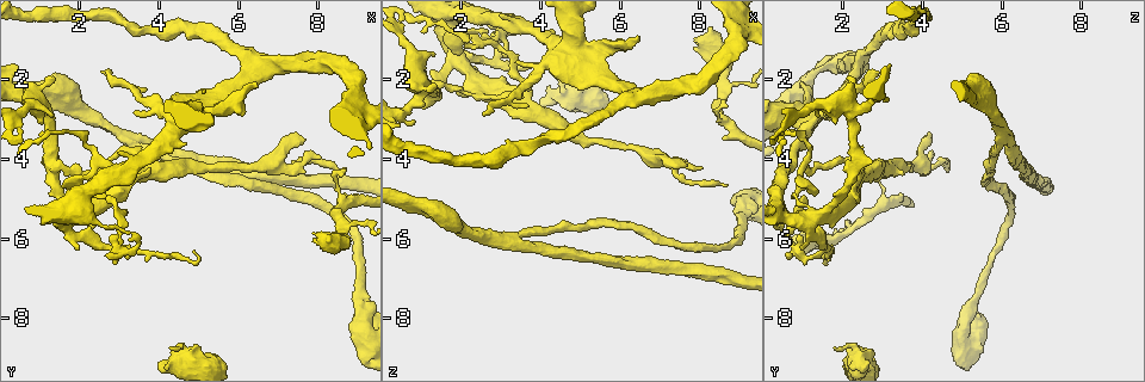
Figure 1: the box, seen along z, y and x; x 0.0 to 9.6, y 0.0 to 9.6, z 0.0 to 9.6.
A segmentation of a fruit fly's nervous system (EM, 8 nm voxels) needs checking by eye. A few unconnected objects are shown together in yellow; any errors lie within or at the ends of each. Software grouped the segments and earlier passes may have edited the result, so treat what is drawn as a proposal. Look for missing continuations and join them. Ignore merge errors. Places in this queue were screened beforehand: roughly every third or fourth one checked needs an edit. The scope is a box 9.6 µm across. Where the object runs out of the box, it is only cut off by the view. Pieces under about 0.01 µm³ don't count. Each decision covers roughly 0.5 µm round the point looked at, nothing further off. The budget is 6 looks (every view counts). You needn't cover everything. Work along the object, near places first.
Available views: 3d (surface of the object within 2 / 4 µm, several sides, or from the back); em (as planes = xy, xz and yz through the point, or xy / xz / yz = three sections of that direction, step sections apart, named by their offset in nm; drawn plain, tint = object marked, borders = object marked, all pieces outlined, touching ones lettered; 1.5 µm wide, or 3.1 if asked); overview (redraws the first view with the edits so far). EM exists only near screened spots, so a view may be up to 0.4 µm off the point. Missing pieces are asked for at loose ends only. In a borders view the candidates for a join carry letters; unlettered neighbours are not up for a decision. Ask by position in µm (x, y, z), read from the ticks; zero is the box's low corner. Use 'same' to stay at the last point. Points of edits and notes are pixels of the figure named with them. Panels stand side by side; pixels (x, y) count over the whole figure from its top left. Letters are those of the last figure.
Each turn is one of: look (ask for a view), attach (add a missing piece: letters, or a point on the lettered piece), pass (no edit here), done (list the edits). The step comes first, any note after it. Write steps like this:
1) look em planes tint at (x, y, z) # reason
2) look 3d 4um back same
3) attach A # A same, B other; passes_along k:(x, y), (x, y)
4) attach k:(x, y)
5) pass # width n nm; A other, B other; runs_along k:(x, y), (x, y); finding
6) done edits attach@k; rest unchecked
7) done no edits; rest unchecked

look em yz step 8 borders at (3.70, 2.30, 2.70) # an open end

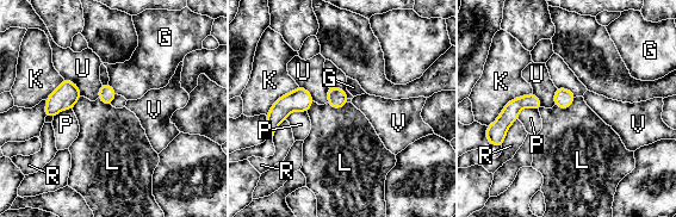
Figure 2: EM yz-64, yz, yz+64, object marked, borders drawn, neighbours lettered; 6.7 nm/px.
look em planes borders same

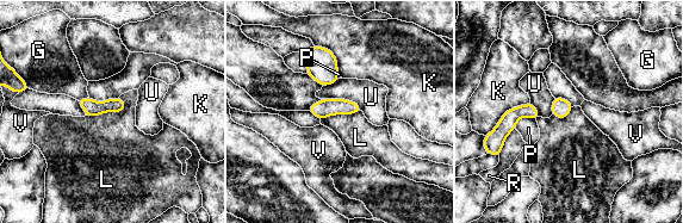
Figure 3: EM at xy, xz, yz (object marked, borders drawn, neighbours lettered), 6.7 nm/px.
pass # G other, K other, L other, P other, R other, U other, V other; runs_along 3:(356, 107), (312, 109); no lettered piece goes on from it

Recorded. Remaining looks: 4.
look em planes plain at (4.35, 8.70, 1.85) # branch stops here

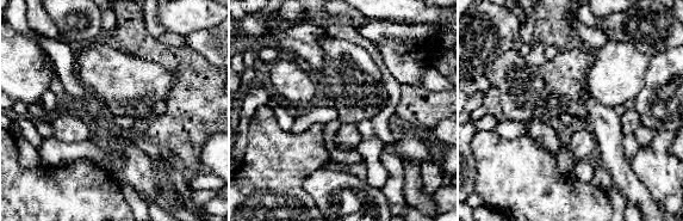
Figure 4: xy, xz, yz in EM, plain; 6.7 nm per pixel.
look em planes borders same

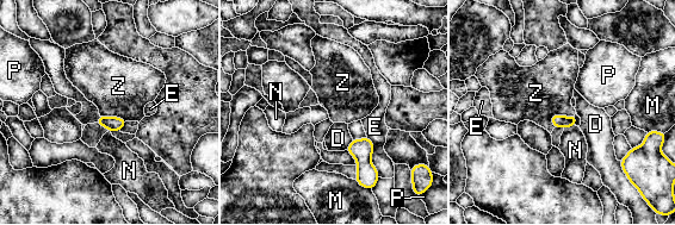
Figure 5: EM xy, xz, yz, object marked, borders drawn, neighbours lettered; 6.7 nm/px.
pass # D other, E other, M other, N other, P other, Z other; border 5:(574, 114), (553, 114), (550, 122); none of them fits

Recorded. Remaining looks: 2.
done no edits; rest unchecked

